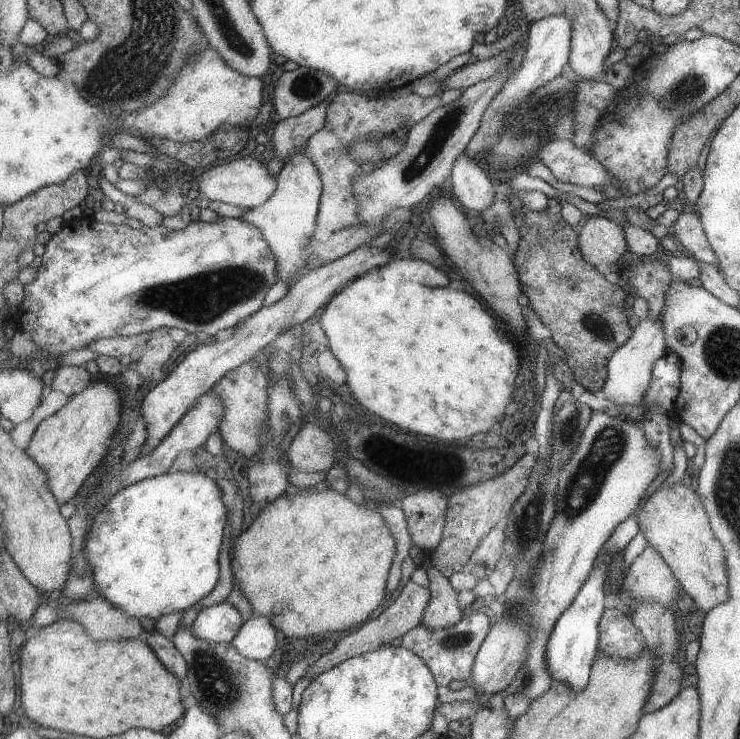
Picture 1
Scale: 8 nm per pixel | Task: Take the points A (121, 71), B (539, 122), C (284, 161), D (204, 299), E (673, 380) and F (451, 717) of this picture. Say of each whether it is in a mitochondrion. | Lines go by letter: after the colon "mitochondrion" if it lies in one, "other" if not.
A: mitochondrion
B: mitochondrion
C: other
D: mitochondrion
E: other
F: other

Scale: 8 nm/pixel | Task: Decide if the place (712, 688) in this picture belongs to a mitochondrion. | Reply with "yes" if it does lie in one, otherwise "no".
no

